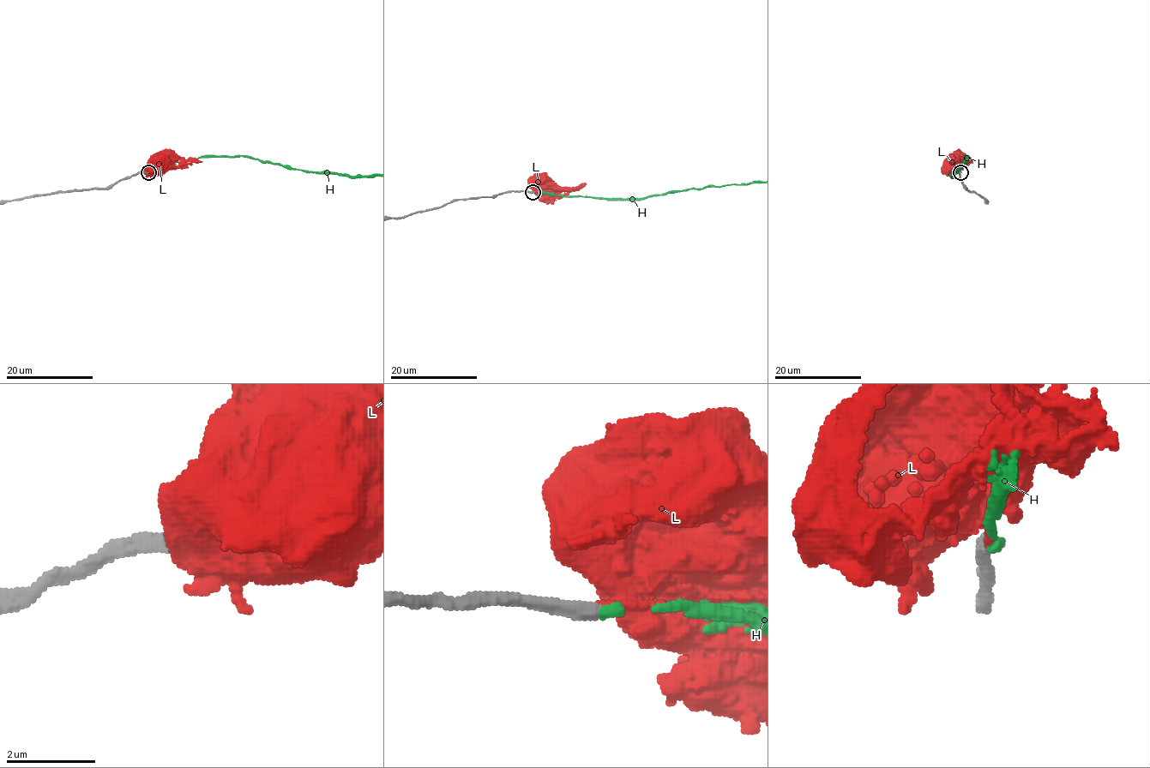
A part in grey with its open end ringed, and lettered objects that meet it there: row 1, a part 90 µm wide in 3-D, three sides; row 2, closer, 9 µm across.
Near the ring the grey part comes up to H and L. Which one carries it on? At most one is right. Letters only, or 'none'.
H

